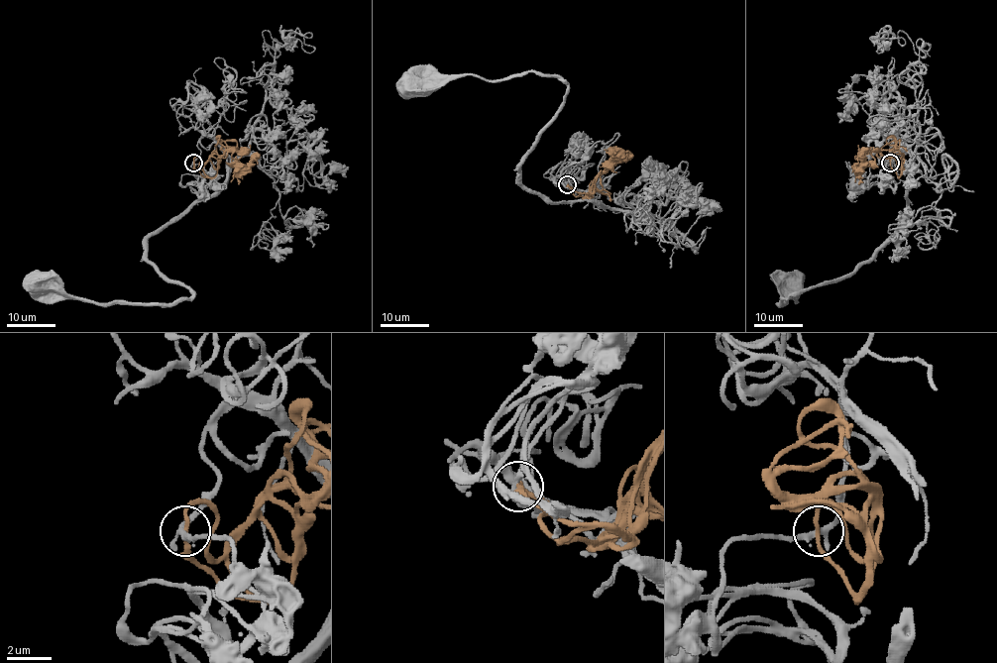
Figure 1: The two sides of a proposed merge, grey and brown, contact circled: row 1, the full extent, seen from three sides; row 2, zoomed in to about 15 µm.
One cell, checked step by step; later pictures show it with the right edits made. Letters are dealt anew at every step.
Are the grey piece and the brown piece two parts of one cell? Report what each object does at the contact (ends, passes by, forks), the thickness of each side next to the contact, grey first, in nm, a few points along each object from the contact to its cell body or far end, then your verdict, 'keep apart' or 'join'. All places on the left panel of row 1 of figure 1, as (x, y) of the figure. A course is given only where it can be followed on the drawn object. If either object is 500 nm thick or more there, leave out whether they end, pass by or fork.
grey passes by; brown passes by; calibres 240 and 170 nm; course grey (193, 163), (209, 136), (227, 179), (148, 240), (148, 258), (190, 296), (88, 302), (38, 284); course brown (193, 163), (197, 157), (200, 168), (211, 157), (232, 151), (233, 158), (243, 166), (249, 164), (257, 152); join

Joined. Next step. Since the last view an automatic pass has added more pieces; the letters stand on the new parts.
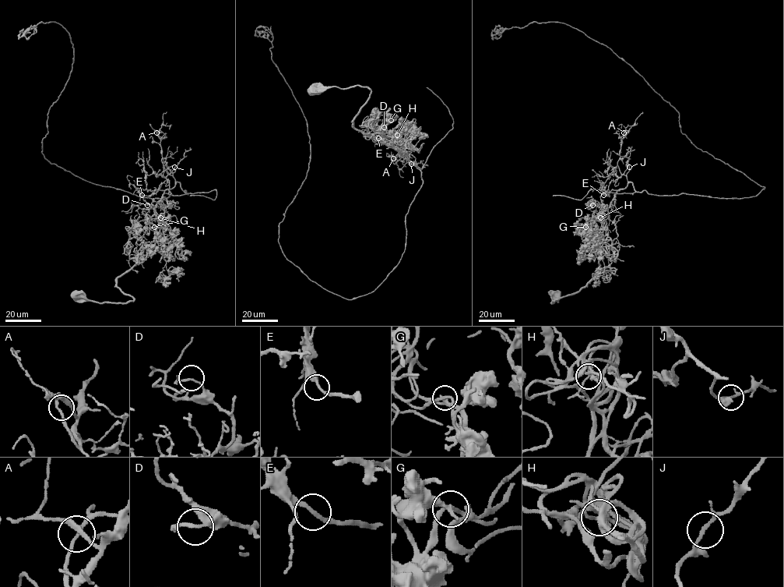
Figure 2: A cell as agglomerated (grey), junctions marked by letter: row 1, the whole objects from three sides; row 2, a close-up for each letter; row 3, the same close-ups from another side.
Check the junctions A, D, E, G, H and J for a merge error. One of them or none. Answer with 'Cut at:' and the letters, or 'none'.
Cut at: H

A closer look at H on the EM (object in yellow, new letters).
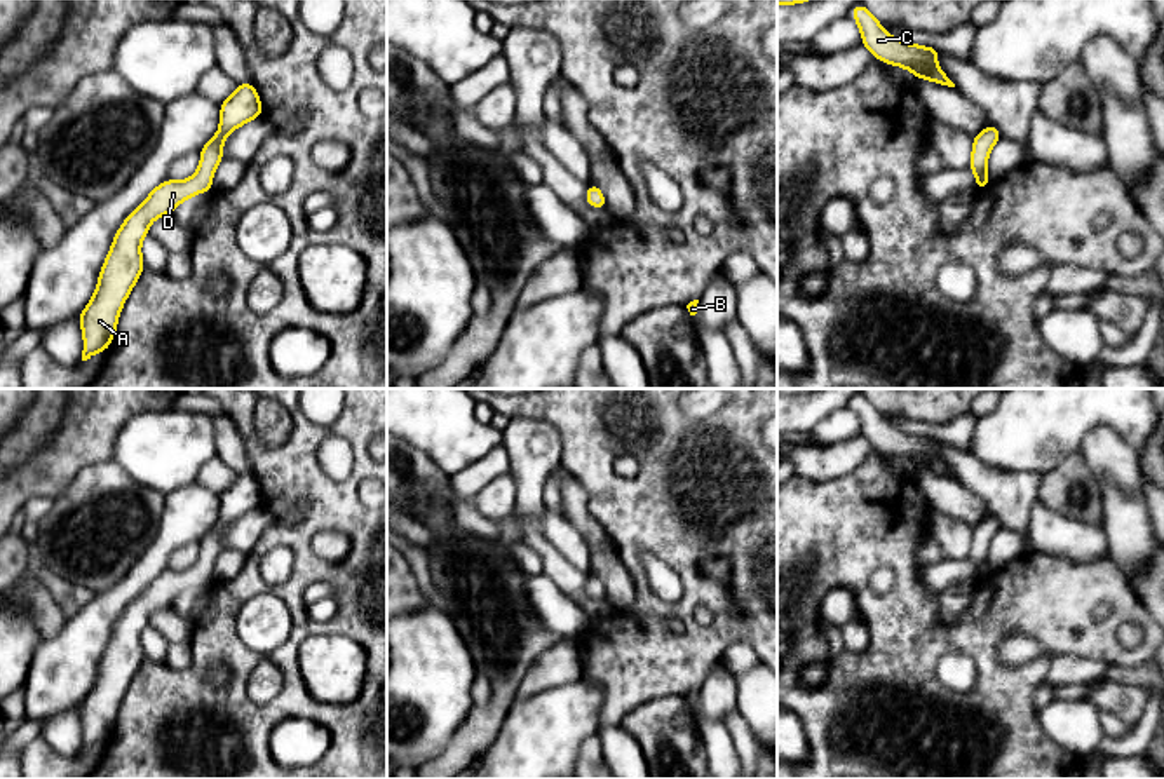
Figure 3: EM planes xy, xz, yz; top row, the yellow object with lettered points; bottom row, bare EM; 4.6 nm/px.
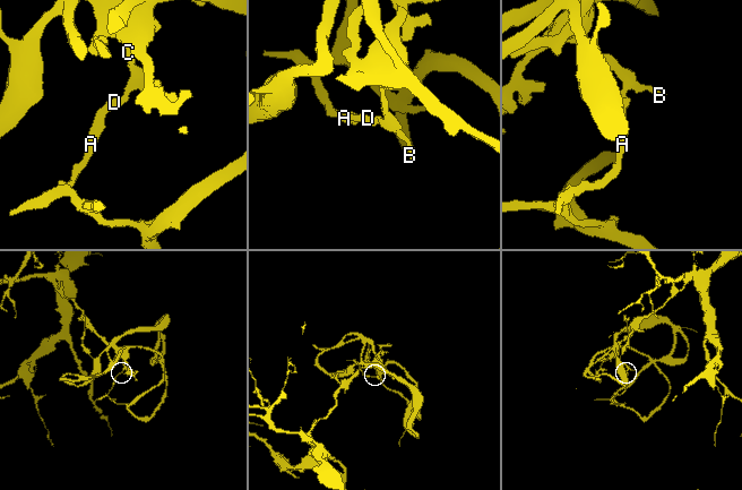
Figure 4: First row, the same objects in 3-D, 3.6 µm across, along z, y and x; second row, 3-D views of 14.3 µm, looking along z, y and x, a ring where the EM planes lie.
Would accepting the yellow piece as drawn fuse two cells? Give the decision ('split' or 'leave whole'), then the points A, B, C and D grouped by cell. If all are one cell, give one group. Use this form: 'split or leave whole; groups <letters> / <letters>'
split; groups A D / B C

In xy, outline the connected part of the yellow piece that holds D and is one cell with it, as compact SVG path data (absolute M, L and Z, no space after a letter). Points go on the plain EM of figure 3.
M199 563L183 572L164 570L138 599L127 605L101 657L96 681L78 706L84 727L82 751L108 741L120 701L145 659L141 633L152 612L173 605L183 591L211 580L213 565L207 570L200 570Z

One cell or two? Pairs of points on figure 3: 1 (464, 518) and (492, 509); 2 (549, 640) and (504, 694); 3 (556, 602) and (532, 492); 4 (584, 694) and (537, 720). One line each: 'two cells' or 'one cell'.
1: two cells
2: one cell
3: two cells
4: one cell

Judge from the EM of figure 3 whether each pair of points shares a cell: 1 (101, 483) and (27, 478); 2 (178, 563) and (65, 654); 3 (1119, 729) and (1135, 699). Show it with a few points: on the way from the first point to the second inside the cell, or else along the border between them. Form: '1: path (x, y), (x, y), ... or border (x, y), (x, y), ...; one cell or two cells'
1: path (82, 481), (79, 478), (46, 478); one cell
2: border (199, 542), (180, 546), (169, 556), (166, 569); two cells
3: border (1100, 710), (1110, 711), (1133, 725); two cells

